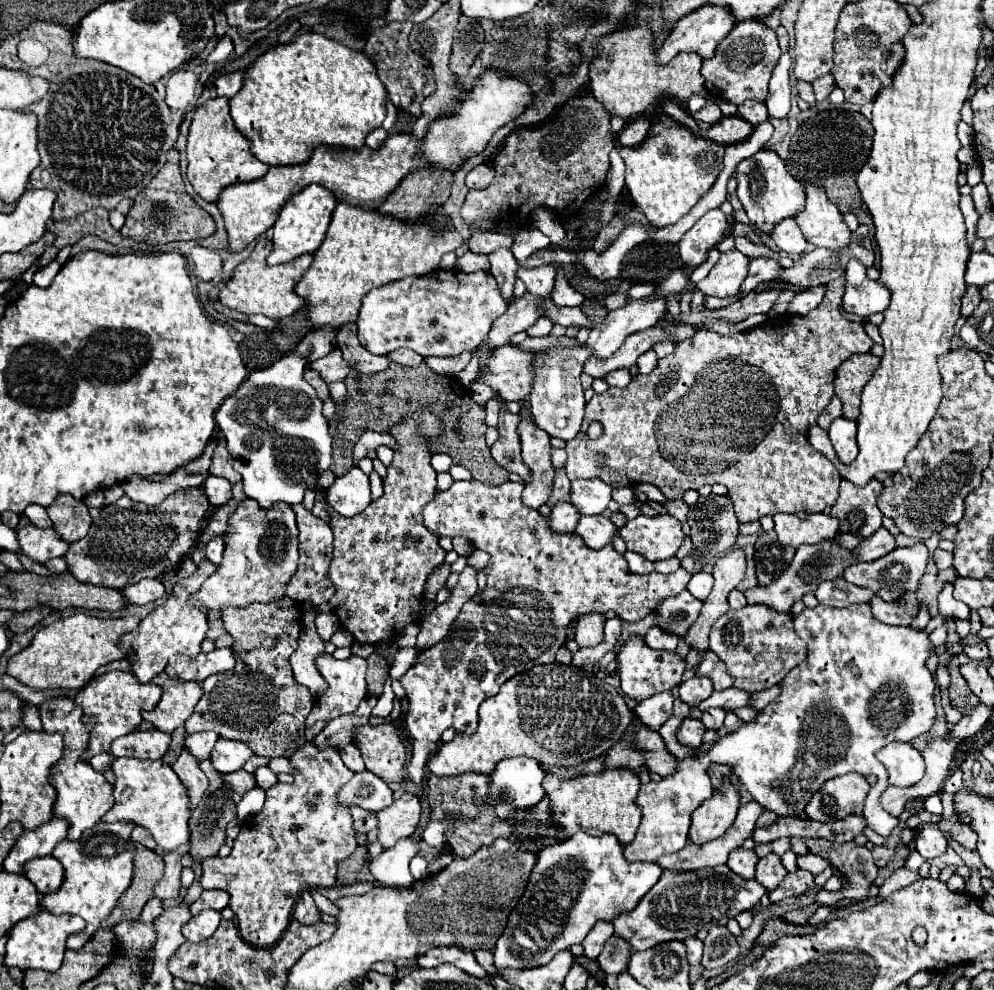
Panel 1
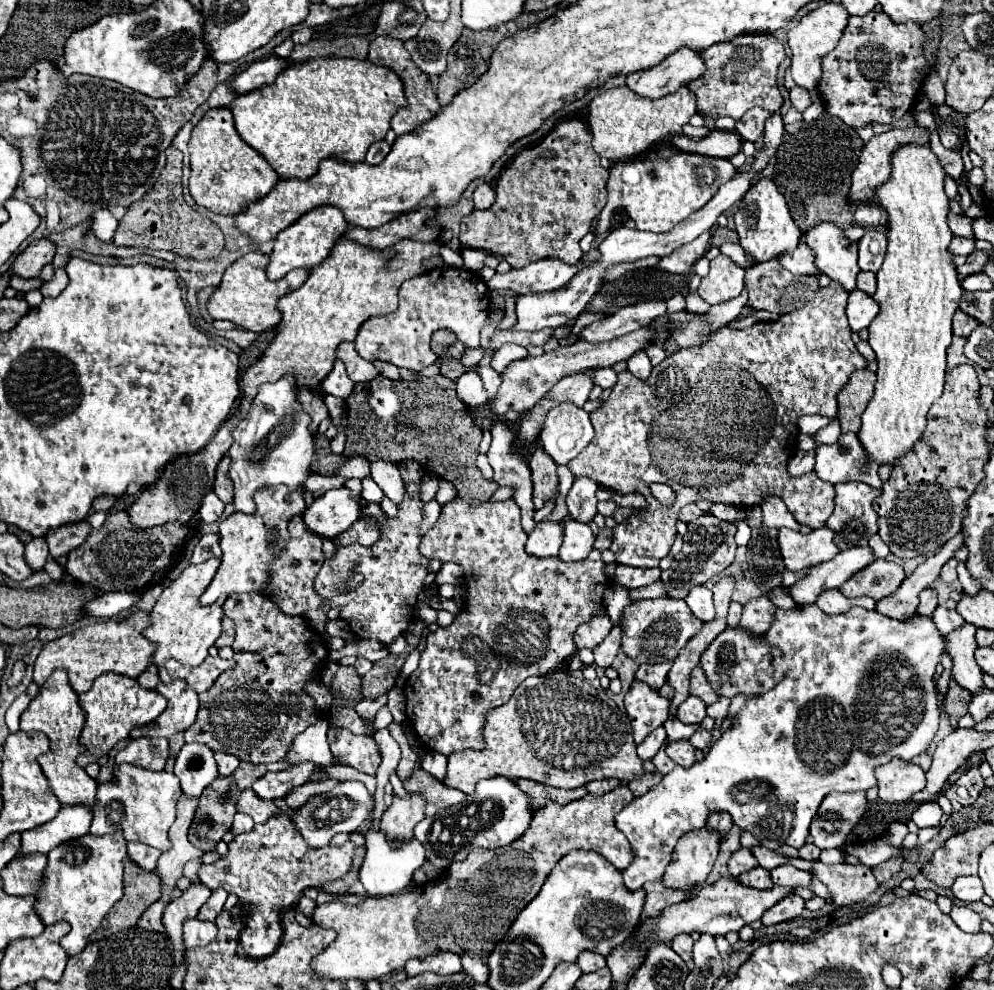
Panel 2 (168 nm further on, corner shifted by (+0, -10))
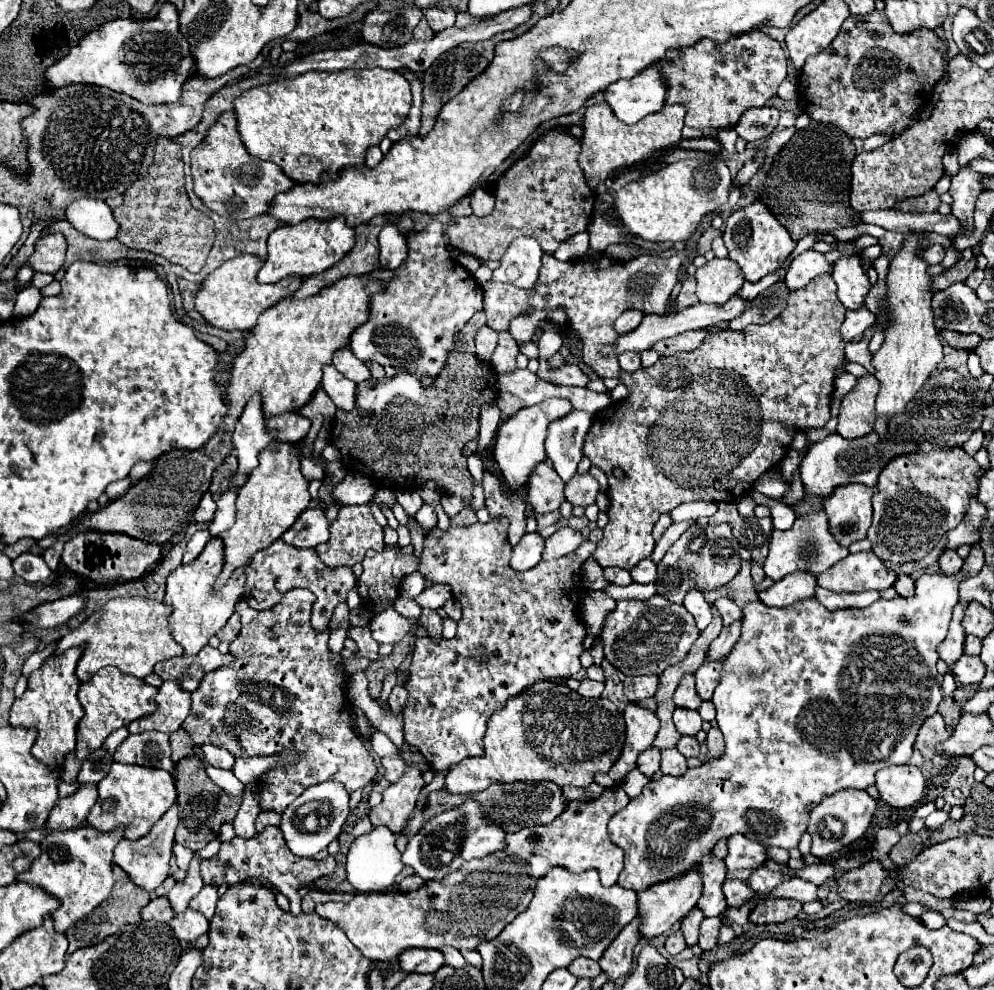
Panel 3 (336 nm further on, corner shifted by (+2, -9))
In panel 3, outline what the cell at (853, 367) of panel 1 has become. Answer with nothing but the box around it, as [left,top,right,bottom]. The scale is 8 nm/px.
[838,375,880,439]

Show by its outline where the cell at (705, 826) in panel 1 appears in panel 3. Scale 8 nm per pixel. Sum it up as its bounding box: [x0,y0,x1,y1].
[638,871,700,939]

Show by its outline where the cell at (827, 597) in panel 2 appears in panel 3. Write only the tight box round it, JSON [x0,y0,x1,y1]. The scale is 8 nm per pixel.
[814,587,880,609]

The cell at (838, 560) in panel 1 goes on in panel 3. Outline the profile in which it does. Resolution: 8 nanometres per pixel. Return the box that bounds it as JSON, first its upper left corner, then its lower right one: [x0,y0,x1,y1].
[706,621,740,661]

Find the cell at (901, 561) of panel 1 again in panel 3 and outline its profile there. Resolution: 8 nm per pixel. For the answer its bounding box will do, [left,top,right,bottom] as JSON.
[816,551,896,593]

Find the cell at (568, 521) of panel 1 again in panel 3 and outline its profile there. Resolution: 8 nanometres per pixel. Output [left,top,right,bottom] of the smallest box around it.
[510,533,544,571]

